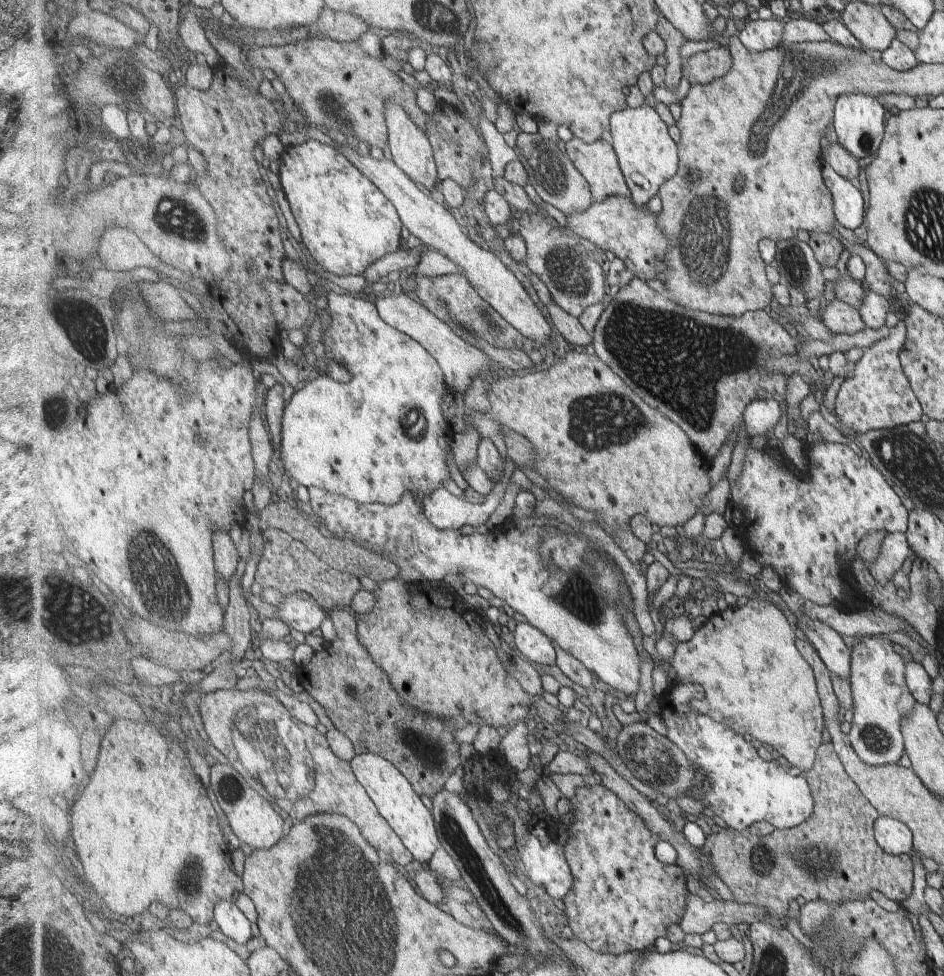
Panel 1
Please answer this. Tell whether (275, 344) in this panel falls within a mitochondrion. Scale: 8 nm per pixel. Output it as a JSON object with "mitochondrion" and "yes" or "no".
{"mitochondrion":"no"}

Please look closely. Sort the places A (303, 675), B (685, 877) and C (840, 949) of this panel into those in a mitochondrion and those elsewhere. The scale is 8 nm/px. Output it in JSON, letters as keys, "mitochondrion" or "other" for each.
{"A":"other","B":"other","C":"mitochondrion"}

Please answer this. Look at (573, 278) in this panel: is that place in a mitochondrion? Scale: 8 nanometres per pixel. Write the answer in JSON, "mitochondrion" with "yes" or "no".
{"mitochondrion":"yes"}

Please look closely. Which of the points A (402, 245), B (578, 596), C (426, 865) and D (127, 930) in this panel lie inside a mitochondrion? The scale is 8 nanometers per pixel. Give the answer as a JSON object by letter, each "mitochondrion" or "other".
{"A":"other","B":"mitochondrion","C":"other","D":"other"}

